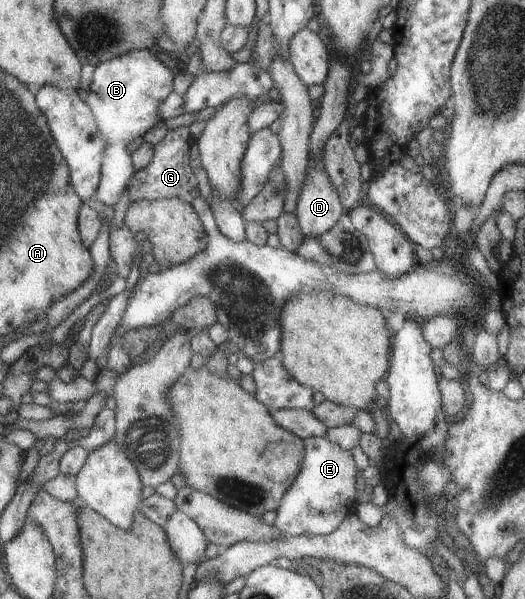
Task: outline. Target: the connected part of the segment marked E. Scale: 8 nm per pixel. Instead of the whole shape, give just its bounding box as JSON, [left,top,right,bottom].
[274,437,356,536]

